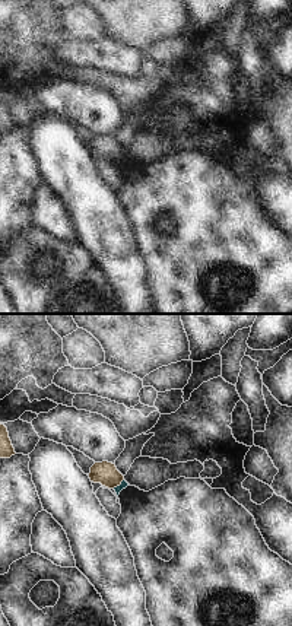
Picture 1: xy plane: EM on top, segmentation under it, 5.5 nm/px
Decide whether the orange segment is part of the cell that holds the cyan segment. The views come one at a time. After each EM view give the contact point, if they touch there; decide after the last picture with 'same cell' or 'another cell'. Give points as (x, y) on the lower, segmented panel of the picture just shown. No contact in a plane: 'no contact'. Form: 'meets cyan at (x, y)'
meets cyan at (120, 485)

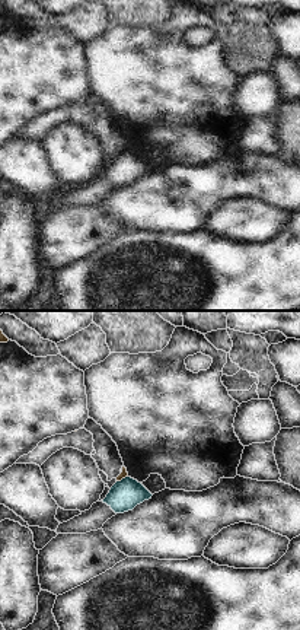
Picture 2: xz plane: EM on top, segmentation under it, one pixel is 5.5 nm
meets cyan at (123, 479)

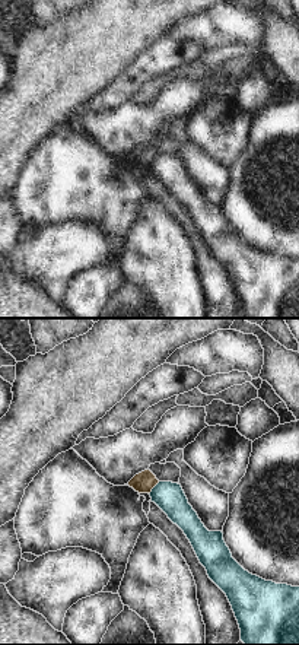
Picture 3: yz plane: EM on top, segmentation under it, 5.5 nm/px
meets cyan at (153, 488)

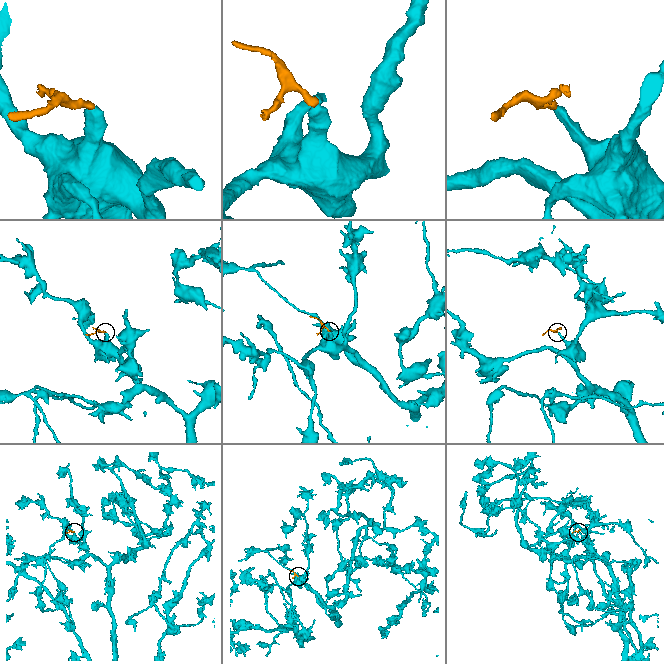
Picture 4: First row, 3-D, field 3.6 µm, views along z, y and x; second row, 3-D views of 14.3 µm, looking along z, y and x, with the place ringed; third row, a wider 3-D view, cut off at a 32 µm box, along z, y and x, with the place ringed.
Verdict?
another cell

